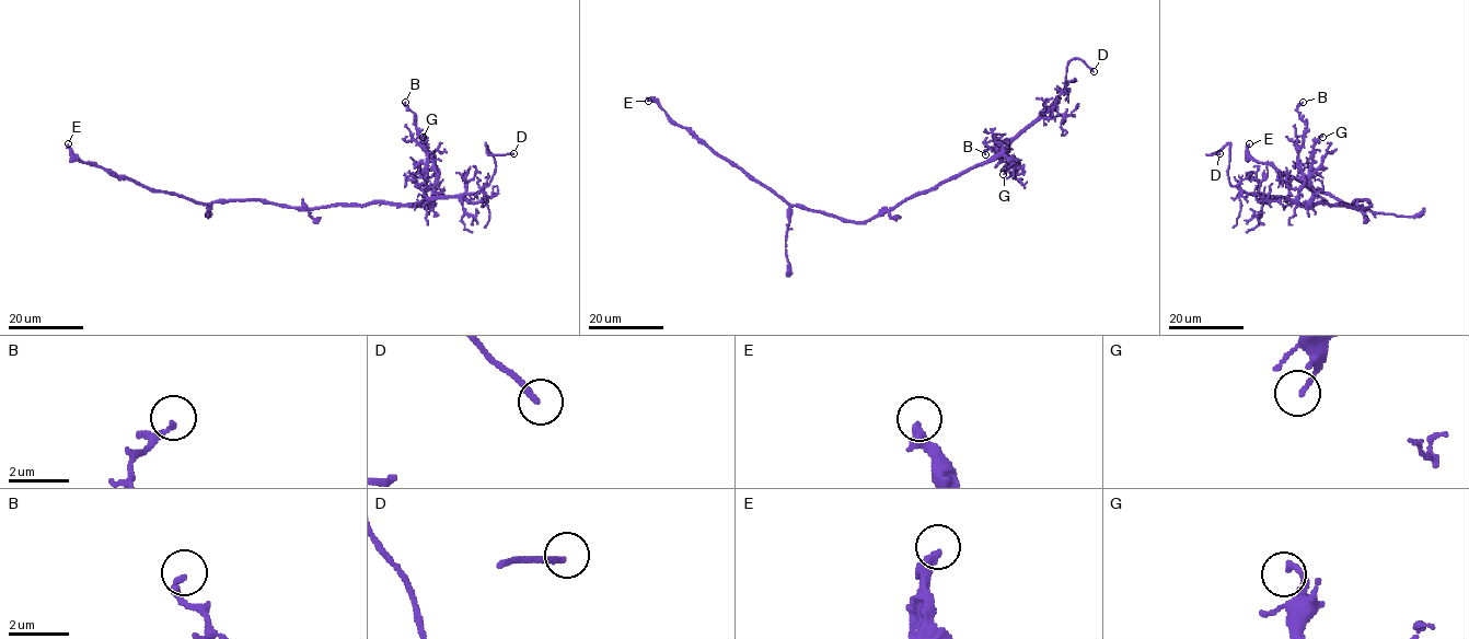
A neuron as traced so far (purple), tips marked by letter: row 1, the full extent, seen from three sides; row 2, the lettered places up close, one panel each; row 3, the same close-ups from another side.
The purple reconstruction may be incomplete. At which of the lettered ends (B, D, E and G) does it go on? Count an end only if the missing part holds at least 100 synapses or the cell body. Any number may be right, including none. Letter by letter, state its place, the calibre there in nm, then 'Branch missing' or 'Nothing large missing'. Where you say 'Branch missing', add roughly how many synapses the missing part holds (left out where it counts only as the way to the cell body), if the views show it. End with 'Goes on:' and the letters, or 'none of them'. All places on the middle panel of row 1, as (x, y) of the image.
B: Place: (985, 154). Thickness 140 nm. Nothing large missing
D: Place: (1094, 71). Thickness 200 nm. Branch missing
E: Place: (648, 101). Thickness 220 nm. Nothing large missing
G: Place: (1003, 174). Thickness 160 nm. Nothing large missing
Goes on: D

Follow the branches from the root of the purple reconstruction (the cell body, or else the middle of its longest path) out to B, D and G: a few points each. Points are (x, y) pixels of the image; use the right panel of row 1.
B: (1352, 208), (1327, 202), (1298, 202), (1298, 189), (1304, 184), (1298, 150), (1306, 124), (1297, 107), (1303, 102)
D: (1352, 208), (1327, 202), (1296, 204), (1290, 199), (1246, 194), (1229, 182), (1229, 143), (1206, 155), (1219, 153)
G: (1352, 208), (1327, 202), (1304, 205), (1313, 193), (1309, 173), (1313, 146), (1322, 137)

